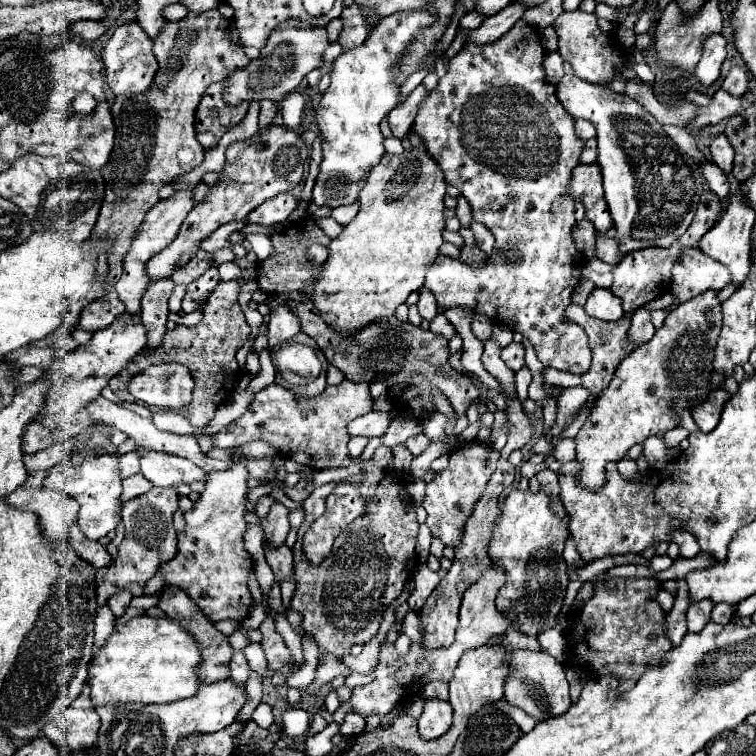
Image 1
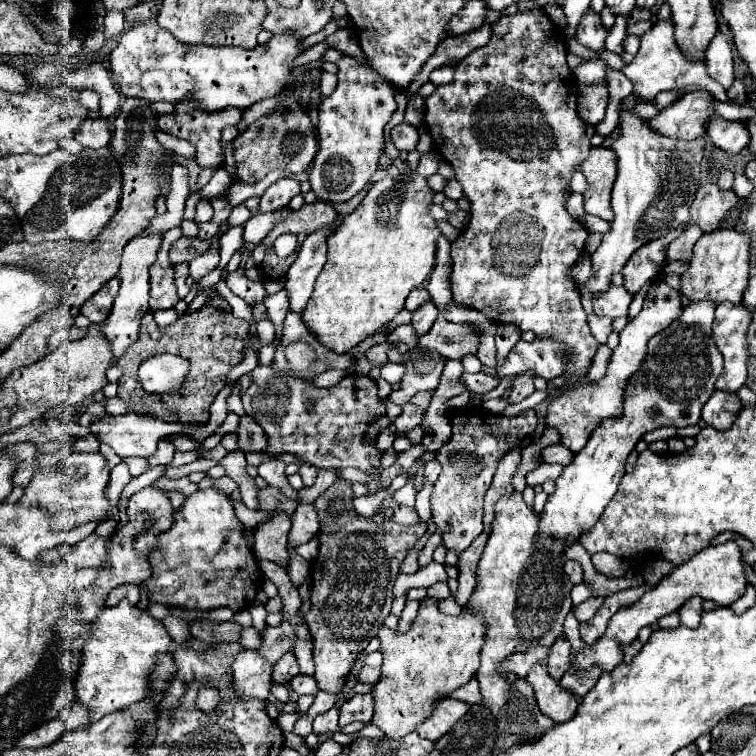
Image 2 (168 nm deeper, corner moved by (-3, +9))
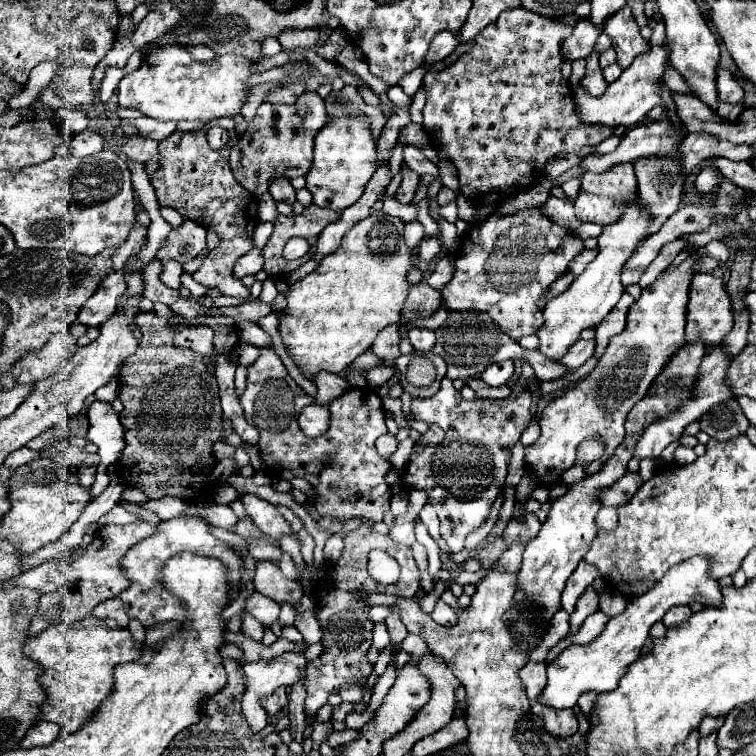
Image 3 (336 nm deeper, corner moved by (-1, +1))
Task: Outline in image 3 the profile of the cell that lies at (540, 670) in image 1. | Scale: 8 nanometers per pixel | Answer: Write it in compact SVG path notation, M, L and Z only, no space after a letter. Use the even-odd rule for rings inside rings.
M535 704L535 710L545 722L545 730L555 738L569 738L577 732L577 716L573 710L555 710L549 706Z

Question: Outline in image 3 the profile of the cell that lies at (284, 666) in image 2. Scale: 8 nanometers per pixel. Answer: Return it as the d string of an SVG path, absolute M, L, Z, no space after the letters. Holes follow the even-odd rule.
M279 688L279 690L275 690L271 696L267 696L267 700L263 700L261 706L263 706L263 710L265 710L269 716L275 716L275 714L279 714L279 712L287 706L287 702L289 702L287 690L285 690L285 688Z

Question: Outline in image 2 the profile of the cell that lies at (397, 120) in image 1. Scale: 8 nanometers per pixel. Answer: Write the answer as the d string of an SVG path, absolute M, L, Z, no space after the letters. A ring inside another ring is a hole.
M407 122L395 126L395 128L391 130L391 136L393 136L395 146L397 146L399 150L407 150L407 152L417 146L417 138L419 138L417 128L413 128L413 126L407 124Z

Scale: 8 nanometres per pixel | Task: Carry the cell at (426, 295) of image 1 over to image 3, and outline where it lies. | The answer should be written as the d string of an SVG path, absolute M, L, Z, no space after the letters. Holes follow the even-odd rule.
M411 328L409 340L417 352L431 352L431 348L435 346L435 332L425 328Z

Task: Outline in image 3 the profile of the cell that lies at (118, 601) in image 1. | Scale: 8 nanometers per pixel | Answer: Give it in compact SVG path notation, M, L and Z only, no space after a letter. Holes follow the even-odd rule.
M111 598L111 600L101 602L99 606L95 606L95 610L91 614L95 618L113 618L121 628L127 628L127 624L129 624L129 618L125 614L123 602L119 598Z

